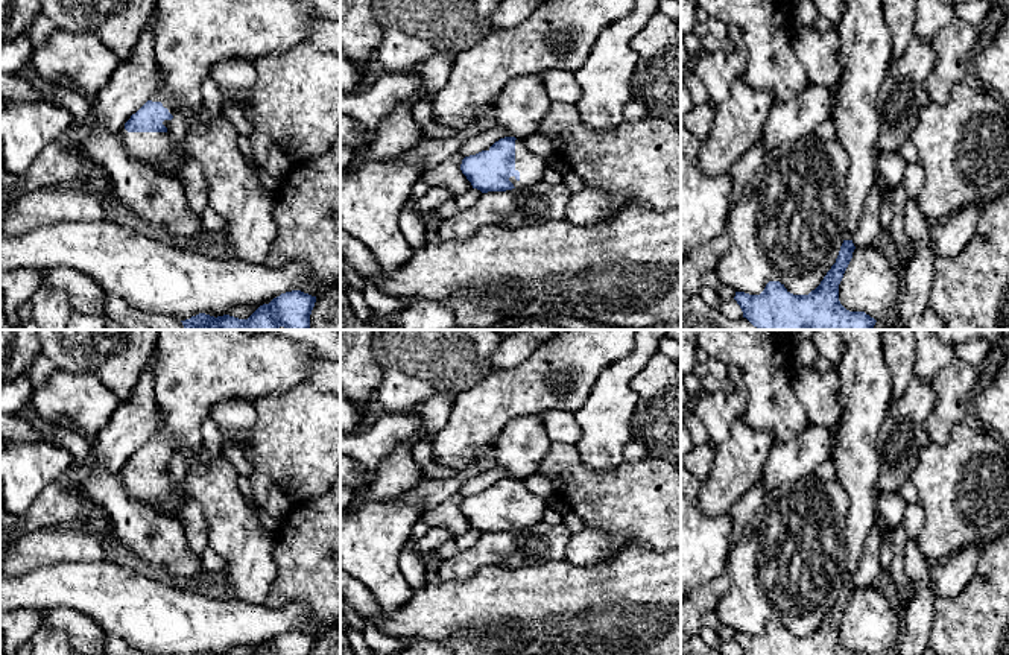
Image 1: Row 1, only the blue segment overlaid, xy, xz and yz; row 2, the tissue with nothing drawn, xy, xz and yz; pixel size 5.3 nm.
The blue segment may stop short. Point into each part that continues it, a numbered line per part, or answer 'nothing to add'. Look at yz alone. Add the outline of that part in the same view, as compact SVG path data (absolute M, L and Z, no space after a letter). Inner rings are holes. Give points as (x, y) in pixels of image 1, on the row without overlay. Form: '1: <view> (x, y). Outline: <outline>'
1: yz (865, 394). Outline: M837 330L845 342L845 351L833 369L839 374L837 392L840 418L837 419L839 442L831 450L836 480L849 498L845 520L846 565L842 579L852 581L862 558L865 540L875 524L877 479L880 476L880 427L892 403L892 374L883 353L883 330Z

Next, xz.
1: xz (531, 506). Outline: M515 480L515 511L520 512L520 520L511 517L509 521L515 529L529 529L535 524L542 523L544 511L547 509L547 502L524 485L524 480Z

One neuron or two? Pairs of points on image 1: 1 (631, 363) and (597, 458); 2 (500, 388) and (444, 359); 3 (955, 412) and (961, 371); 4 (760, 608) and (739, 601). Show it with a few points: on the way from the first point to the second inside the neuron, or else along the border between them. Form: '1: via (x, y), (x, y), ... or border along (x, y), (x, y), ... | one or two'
1: via (611, 386), (611, 401), (604, 417), (604, 435) | one
2: border along (497, 370), (455, 398) | two
3: via (955, 401), (955, 382) | one
4: via (755, 604), (743, 604) | one

